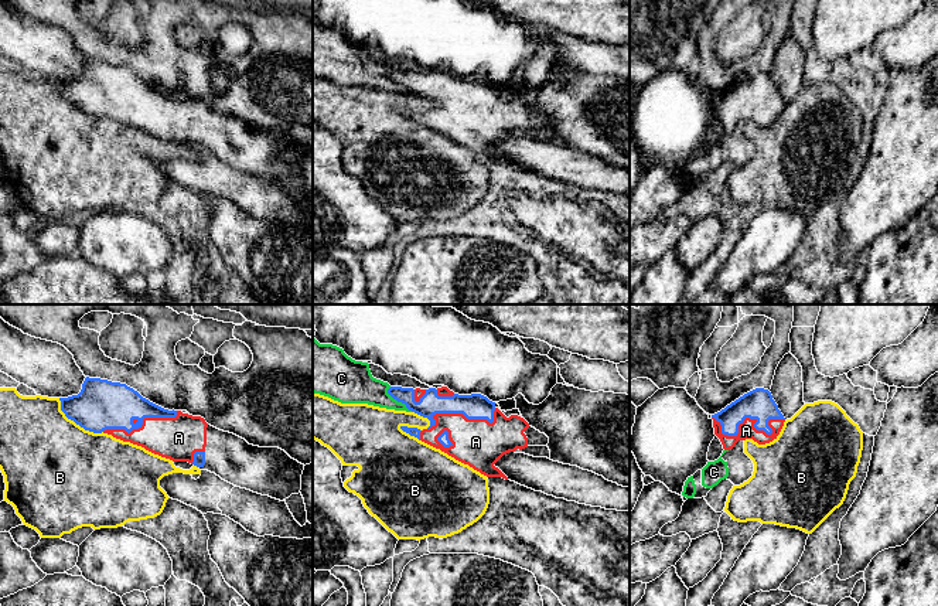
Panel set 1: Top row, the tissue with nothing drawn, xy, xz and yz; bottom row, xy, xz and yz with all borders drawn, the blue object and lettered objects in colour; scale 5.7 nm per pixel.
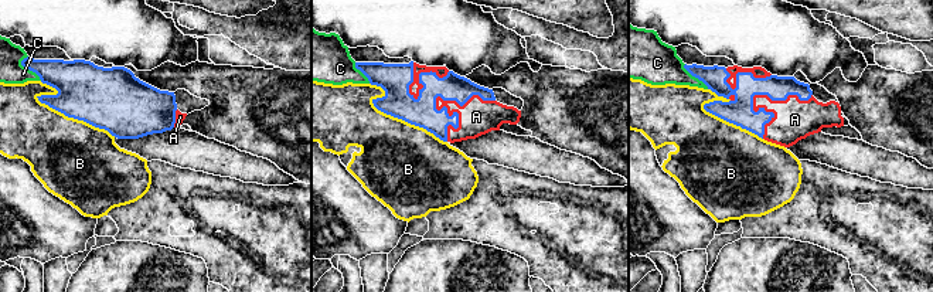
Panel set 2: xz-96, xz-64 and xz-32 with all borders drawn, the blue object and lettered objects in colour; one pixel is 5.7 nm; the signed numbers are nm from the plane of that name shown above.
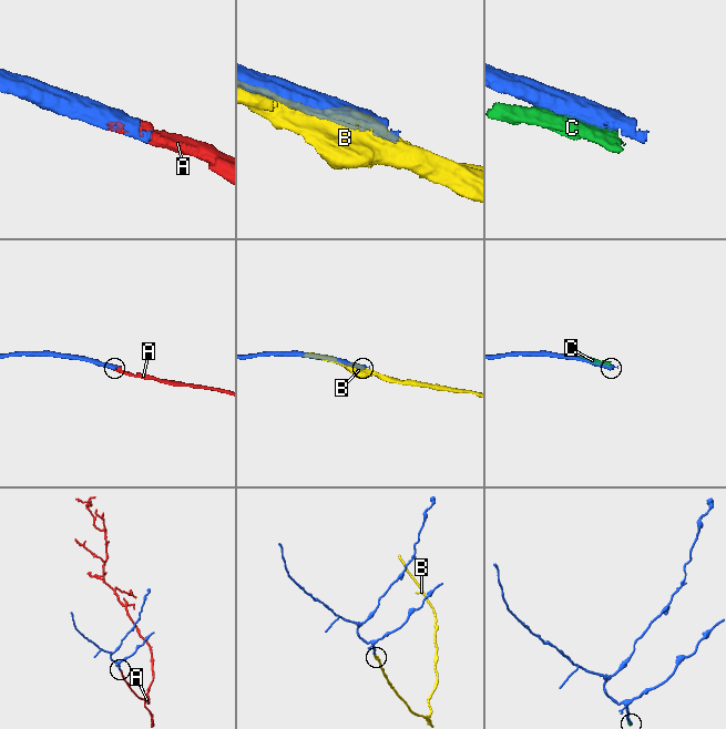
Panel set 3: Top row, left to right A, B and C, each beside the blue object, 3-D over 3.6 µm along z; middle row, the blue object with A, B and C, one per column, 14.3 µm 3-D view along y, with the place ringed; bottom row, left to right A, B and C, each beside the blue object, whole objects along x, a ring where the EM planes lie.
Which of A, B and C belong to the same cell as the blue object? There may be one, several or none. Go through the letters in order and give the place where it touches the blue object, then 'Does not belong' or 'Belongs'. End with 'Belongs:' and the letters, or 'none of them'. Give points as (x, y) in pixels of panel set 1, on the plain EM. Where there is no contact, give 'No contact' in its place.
A: Touches blue at yz (753, 101). Belongs
B: Touches blue at xy (75, 105). Does not belong
C: Touches blue at xz (399, 84). Does not belong
Belongs: A

